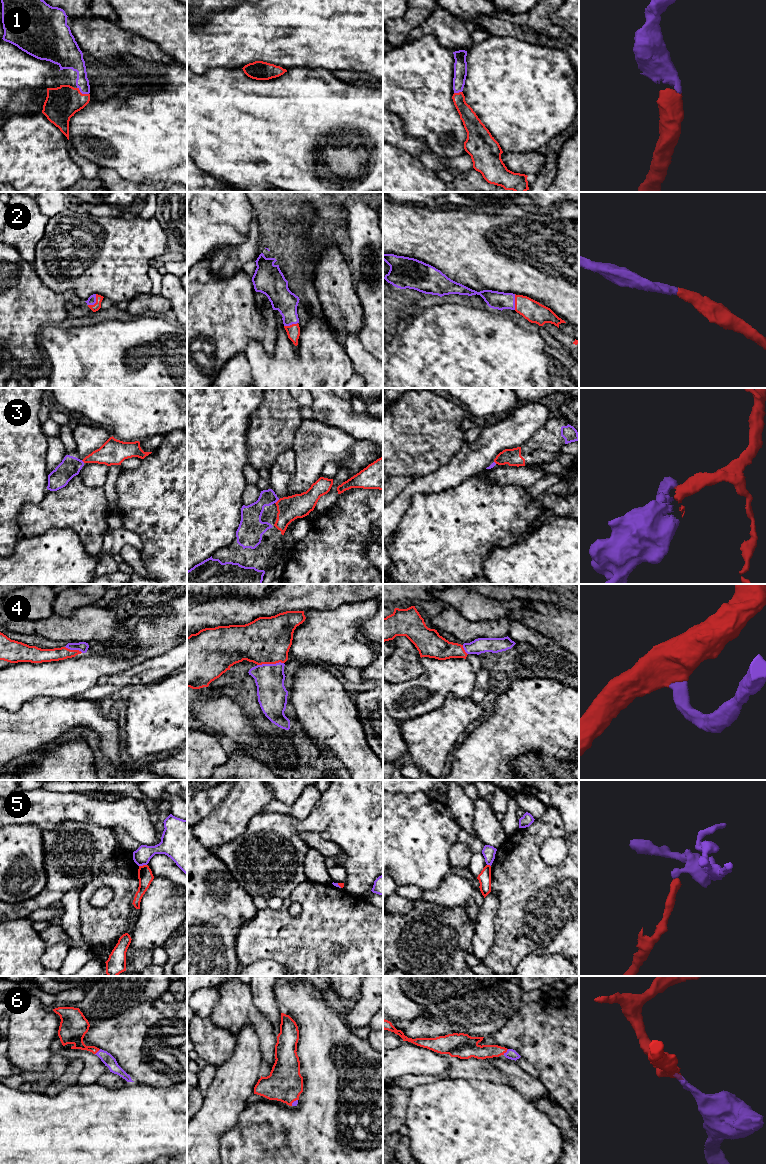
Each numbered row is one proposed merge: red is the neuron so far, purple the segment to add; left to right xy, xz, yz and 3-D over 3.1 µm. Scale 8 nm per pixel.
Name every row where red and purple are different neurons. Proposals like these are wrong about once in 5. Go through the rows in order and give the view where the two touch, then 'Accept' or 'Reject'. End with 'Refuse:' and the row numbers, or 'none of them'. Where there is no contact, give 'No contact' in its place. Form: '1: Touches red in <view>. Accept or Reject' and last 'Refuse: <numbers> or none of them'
1: Touches red in xy. Accept
2: Touches red in xy. Accept
3: Touches red in xz. Accept
4: Touches red in xz. Accept
5: Touches red in xy. Reject
6: Touches red in yz. Accept
Refuse: 5

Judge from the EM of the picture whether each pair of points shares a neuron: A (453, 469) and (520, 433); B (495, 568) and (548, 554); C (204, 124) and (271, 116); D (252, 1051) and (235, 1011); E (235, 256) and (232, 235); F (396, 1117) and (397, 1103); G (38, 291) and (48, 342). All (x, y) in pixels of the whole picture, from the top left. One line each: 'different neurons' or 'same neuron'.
A: same neuron
B: same neuron
C: same neuron
D: different neurons
E: different neurons
F: same neuron
G: different neurons

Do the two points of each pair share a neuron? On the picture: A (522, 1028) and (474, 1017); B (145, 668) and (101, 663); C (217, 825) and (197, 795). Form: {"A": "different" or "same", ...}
{"A": "different", "B": "different", "C": "different"}

